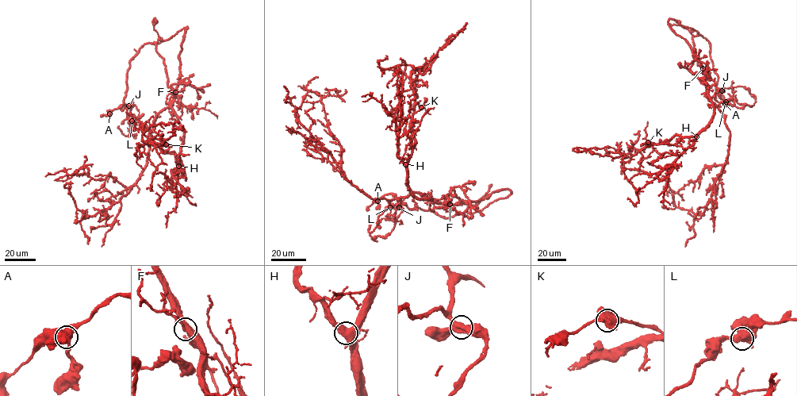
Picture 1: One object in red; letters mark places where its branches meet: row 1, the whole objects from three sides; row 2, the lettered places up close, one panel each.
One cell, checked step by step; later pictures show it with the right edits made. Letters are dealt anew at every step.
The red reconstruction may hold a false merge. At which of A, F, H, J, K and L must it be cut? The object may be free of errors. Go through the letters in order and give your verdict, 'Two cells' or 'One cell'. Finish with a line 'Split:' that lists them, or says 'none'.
A: One cell
F: Two cells
H: One cell
J: One cell
K: One cell
L: One cell
Split: F

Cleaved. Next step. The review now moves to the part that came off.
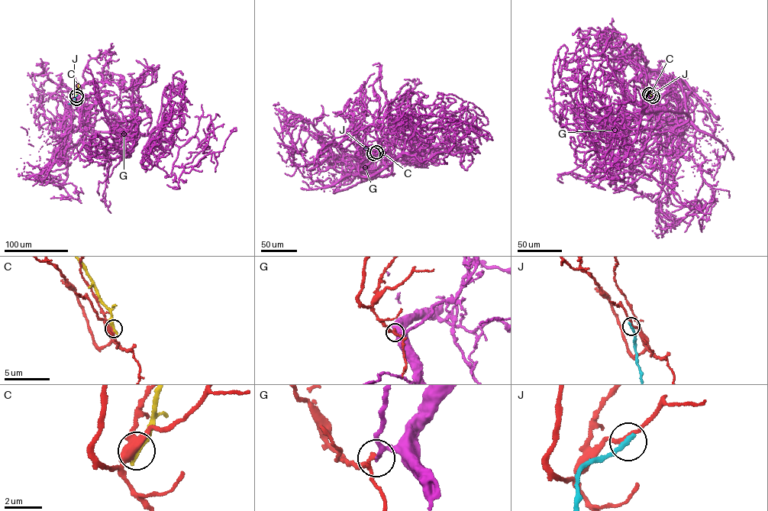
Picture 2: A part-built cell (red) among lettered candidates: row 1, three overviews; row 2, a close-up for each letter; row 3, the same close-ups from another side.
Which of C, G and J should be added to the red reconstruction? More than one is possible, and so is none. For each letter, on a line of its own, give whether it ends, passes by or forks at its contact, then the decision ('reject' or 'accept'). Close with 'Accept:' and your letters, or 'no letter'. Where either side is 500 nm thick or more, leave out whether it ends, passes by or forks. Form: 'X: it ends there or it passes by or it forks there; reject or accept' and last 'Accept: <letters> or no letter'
C: it ends there; reject
G: it ends there; accept
J: it ends there; reject
Accept: G

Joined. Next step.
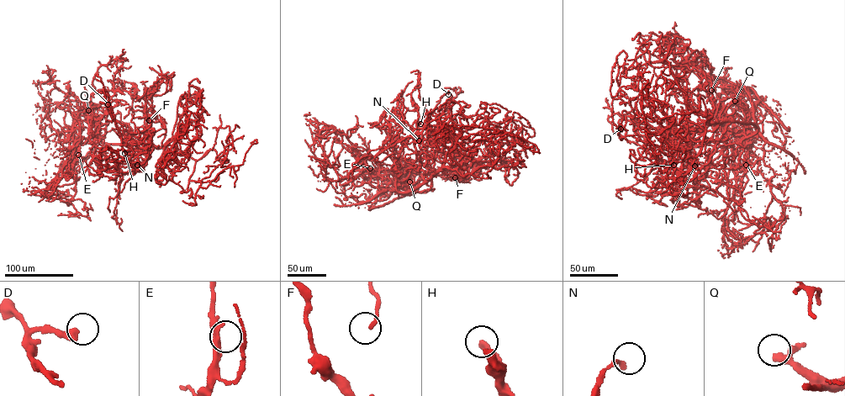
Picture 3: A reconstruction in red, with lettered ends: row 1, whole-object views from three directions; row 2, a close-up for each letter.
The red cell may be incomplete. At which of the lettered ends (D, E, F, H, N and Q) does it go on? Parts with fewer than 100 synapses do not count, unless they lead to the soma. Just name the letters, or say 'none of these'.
Q

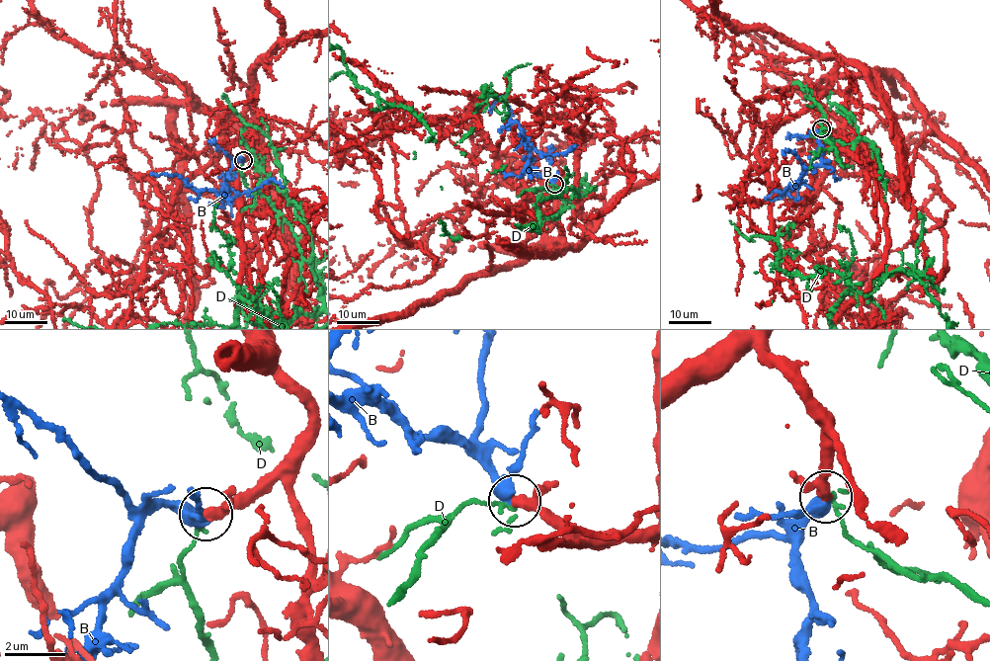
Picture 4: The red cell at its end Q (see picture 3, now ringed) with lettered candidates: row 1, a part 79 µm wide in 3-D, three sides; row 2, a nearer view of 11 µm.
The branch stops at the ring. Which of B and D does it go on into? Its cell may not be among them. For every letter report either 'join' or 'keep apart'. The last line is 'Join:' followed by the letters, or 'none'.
B: join
D: keep apart
Join: B

